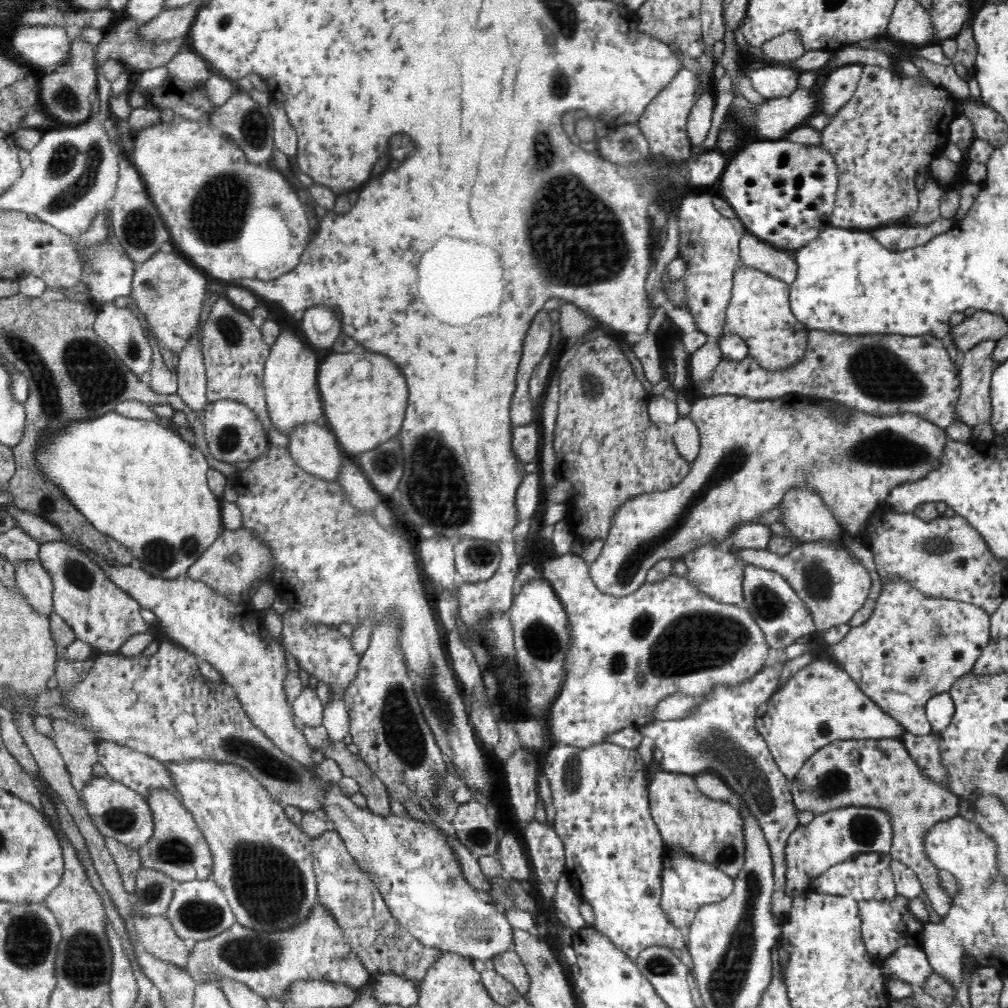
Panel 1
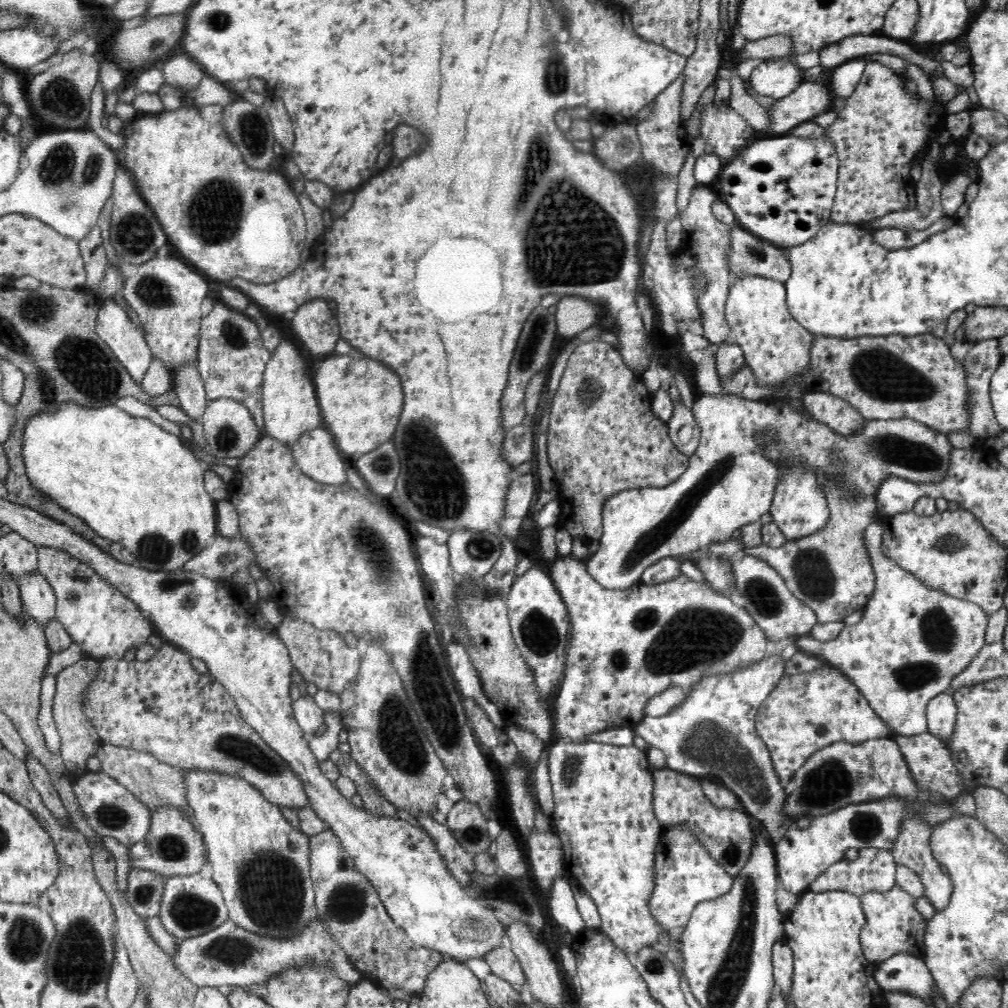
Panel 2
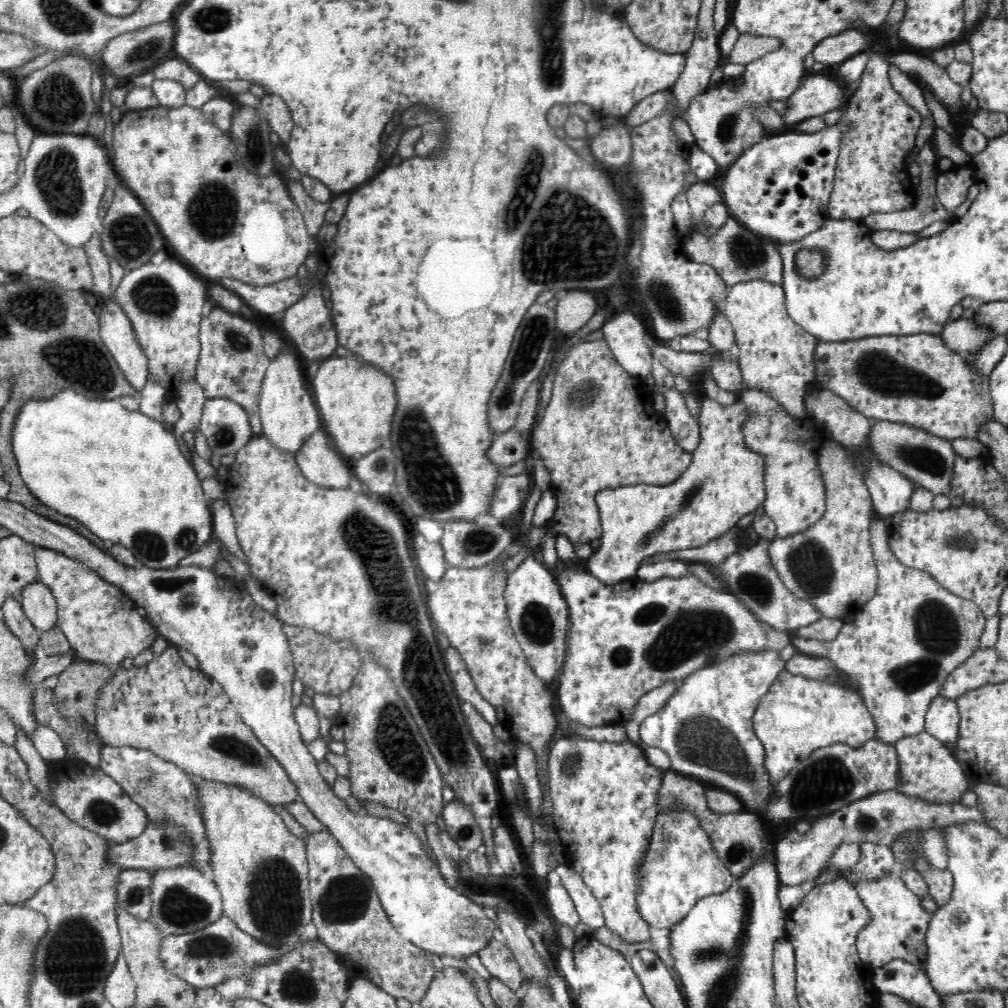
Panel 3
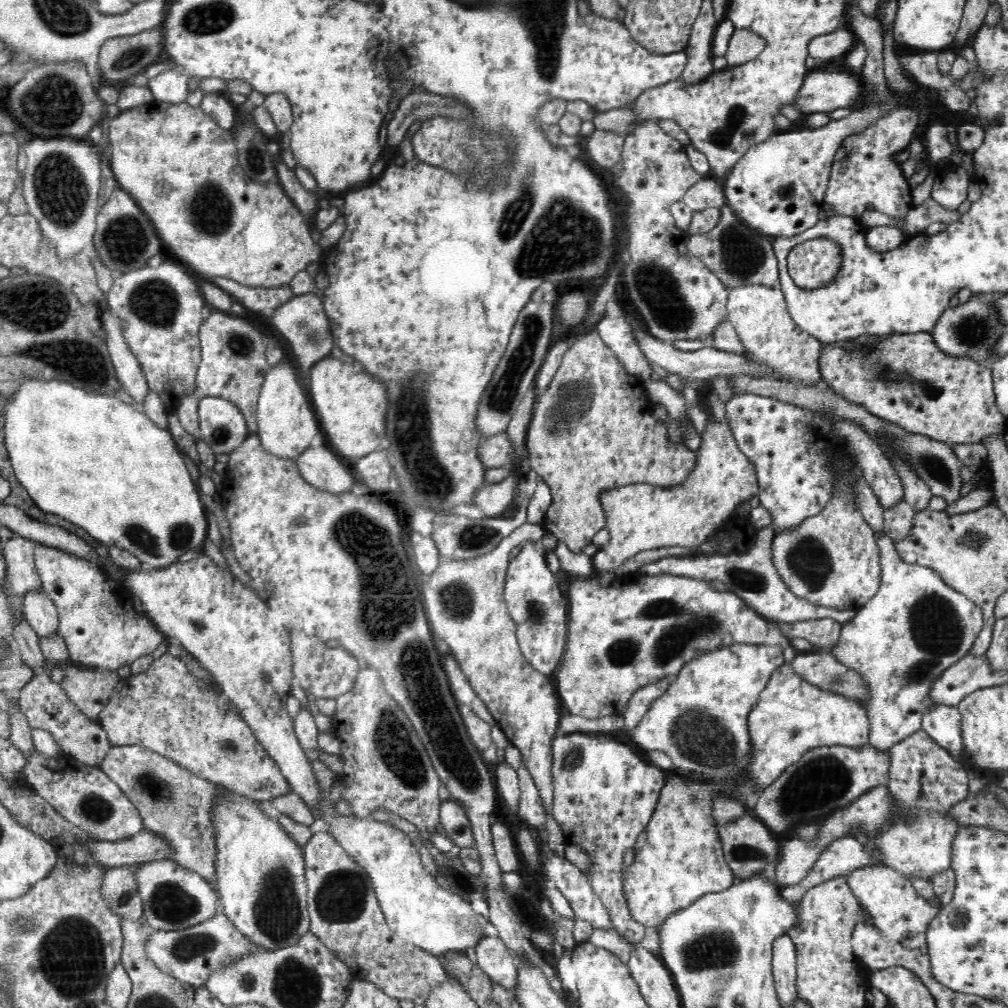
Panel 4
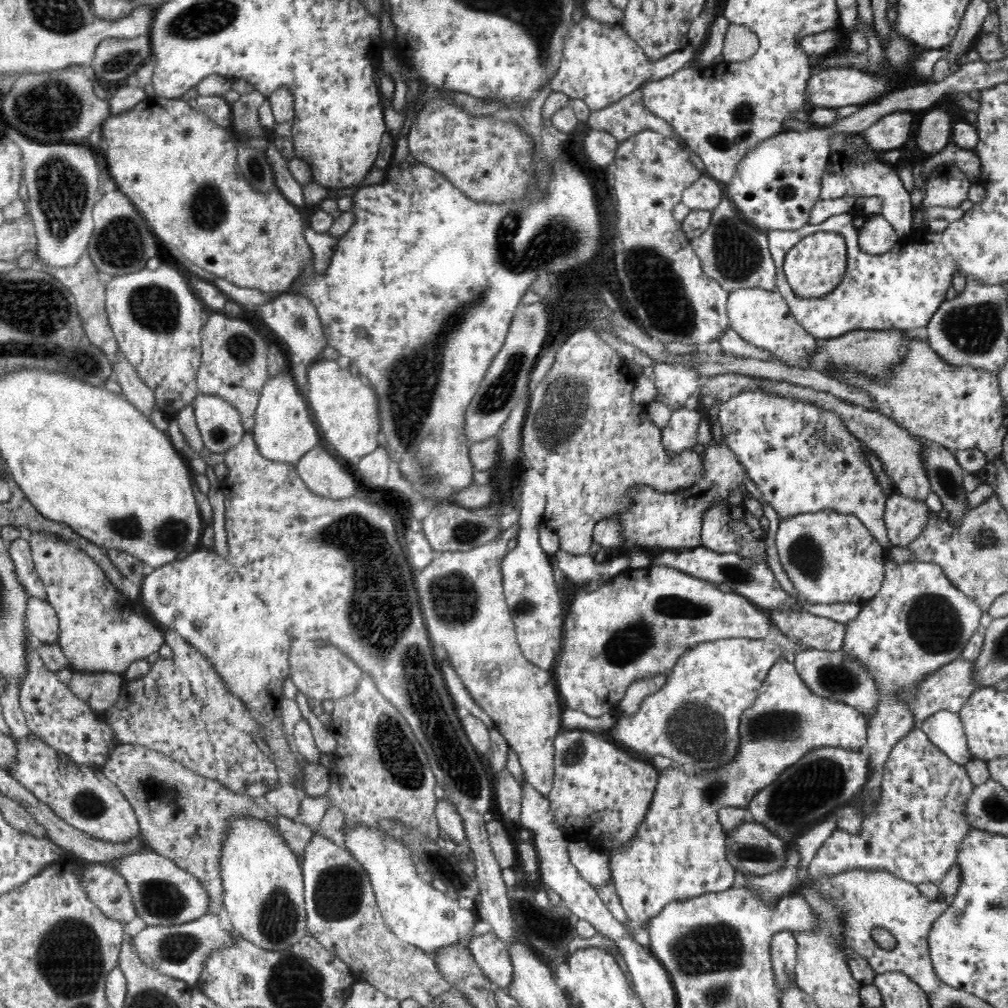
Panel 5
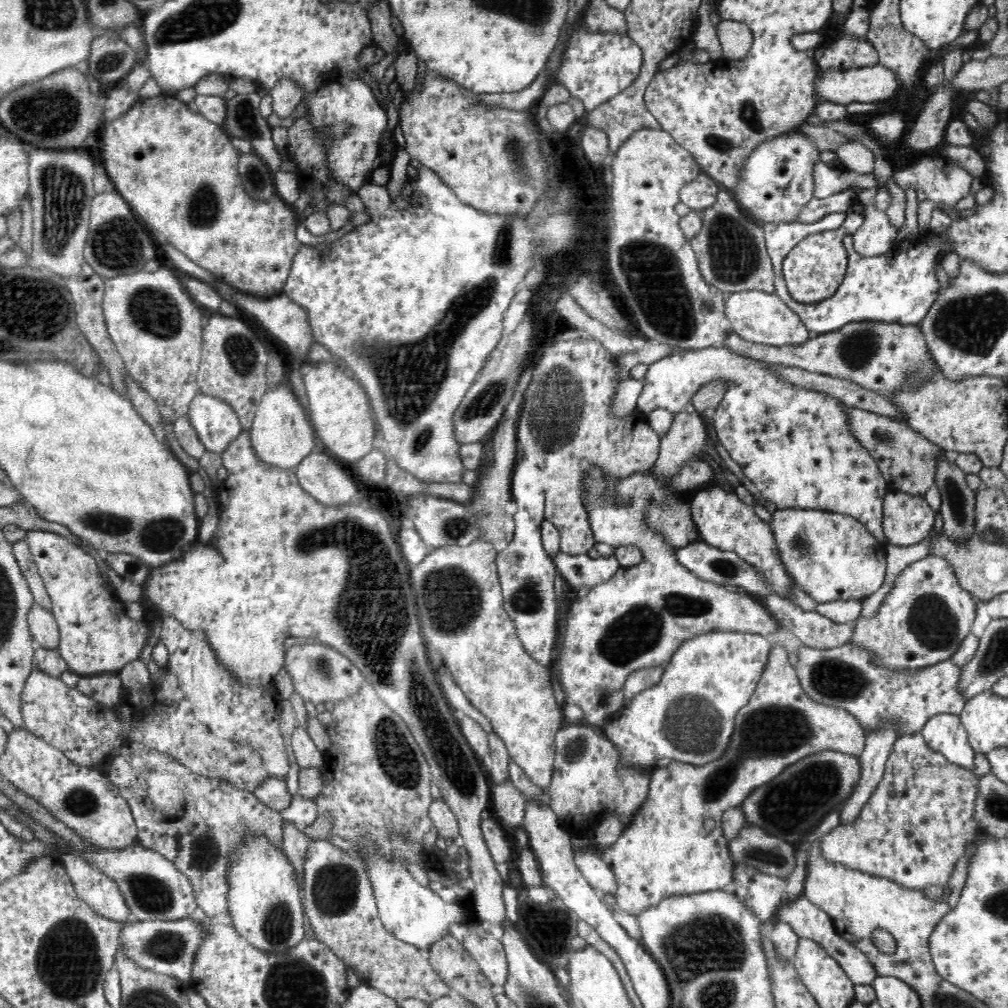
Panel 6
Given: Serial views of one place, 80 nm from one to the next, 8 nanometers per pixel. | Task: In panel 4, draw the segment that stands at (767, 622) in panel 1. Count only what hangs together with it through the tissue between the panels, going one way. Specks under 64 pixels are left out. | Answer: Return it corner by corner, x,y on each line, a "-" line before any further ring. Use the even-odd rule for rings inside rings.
773,525
764,526
757,530
756,544
750,545
744,553
738,552
721,555
692,555
685,557
664,556
654,562
644,564
638,572
646,575
674,574
678,577
690,577
702,581
720,580
726,584
726,590
736,593
749,607
772,624
811,621
816,619
834,619
840,624
847,623
854,618
854,609
833,609
812,604
804,598
798,597
781,579
772,555
772,540
775,536

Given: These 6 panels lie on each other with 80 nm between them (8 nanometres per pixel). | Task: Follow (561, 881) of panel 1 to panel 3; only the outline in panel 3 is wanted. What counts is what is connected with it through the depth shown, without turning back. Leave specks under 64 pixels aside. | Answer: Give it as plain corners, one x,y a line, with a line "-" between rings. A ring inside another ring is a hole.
552,870
547,874
546,898
550,912
562,925
566,924
572,929
580,924
581,919
577,913
573,900
569,897
568,891
562,886
560,877

